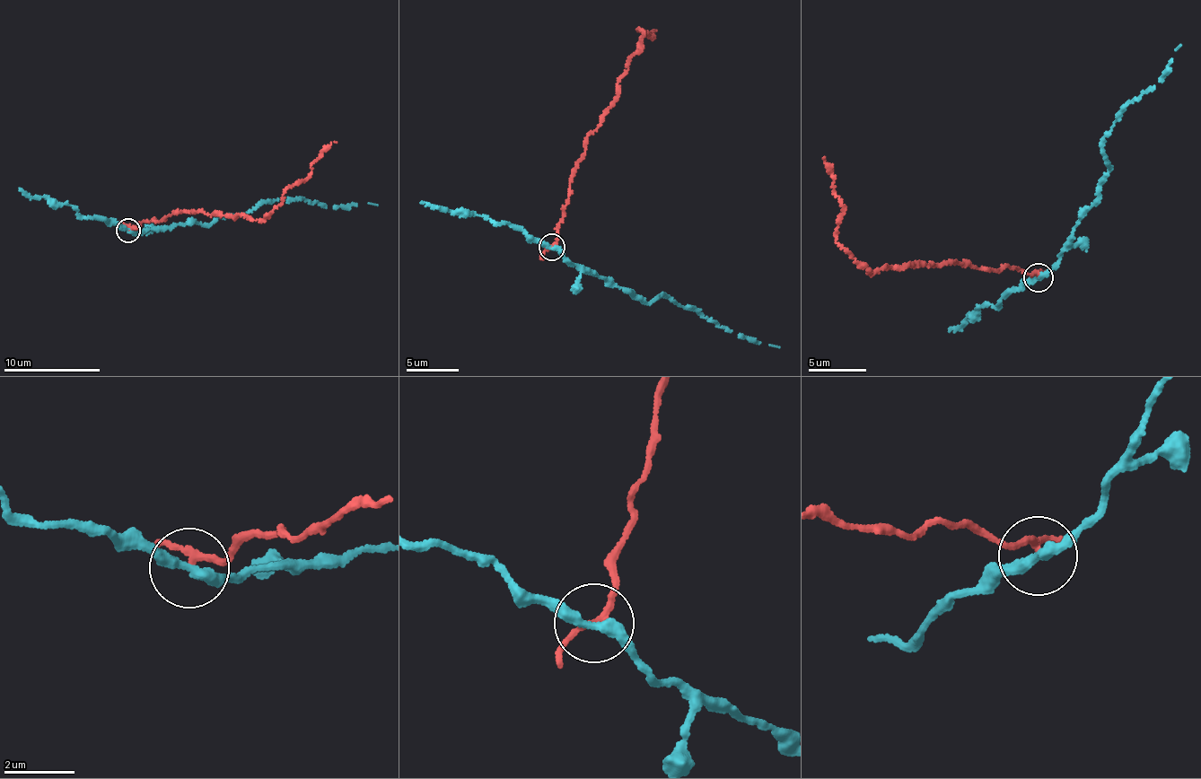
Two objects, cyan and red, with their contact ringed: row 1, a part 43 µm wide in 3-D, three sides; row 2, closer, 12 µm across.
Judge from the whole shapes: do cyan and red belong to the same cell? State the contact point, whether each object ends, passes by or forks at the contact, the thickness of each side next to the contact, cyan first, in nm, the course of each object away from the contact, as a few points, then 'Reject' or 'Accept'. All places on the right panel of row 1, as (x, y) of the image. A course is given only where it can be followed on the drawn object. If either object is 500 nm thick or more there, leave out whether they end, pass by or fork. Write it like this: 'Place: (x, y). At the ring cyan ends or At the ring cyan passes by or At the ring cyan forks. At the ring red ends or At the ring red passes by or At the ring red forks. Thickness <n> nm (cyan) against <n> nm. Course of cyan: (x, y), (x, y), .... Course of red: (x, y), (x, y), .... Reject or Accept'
Place: (1038, 277). At the ring cyan passes by. At the ring red passes by. Thickness 280 nm (cyan) against 170 nm. Course of cyan: (1038, 276), (1059, 260), (1112, 169), (1102, 141), (1127, 104), (1161, 80), (1180, 45). Course of red: (1038, 276), (954, 261), (885, 266), (871, 273), (838, 243), (843, 214), (824, 157). Reject

